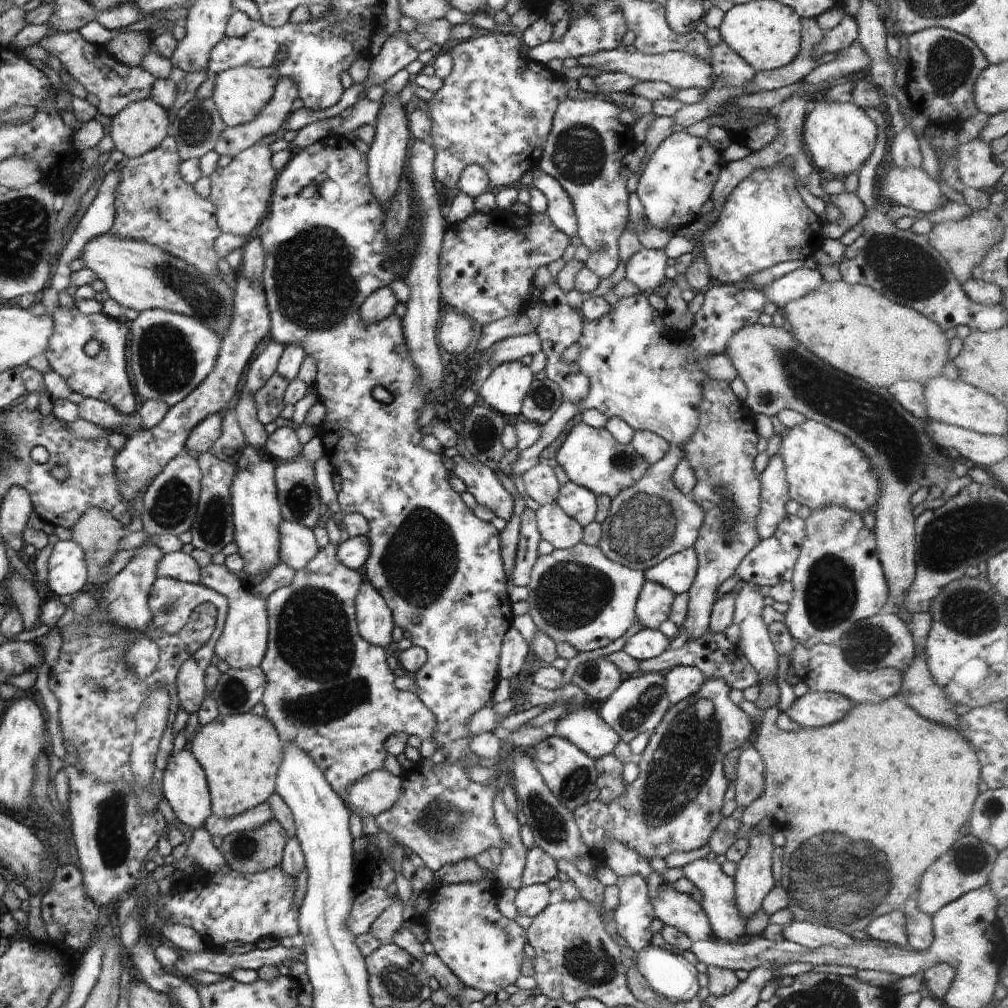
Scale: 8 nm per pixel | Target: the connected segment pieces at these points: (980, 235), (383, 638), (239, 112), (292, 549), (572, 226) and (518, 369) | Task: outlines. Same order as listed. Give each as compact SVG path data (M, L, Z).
M991 207L974 211L968 216L965 223L936 223L932 226L932 230L926 234L926 240L948 262L950 272L954 274L957 282L964 284L964 282L968 282L973 277L973 271L986 258L988 250L996 248L998 242L1002 240L1002 226L1000 226L998 214Z
M363 581L355 599L355 614L360 636L369 644L386 648L393 644L392 612L372 584Z
M252 66L232 68L221 74L213 75L215 86L212 100L216 104L220 120L226 127L239 126L254 120L254 116L272 99L279 78L272 67L252 68Z
M280 522L280 561L290 568L304 568L320 551L313 530L306 526L289 522Z
M536 172L531 187L540 190L547 200L546 214L560 232L569 238L577 235L574 204L566 190L546 172Z
M521 361L502 363L484 380L479 395L504 418L517 419L533 381L531 369Z

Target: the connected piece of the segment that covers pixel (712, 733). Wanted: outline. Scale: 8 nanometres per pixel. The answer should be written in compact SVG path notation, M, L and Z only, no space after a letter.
M708 678L696 694L668 708L646 750L636 759L640 775L620 798L610 804L588 801L572 812L584 844L601 853L608 840L620 840L648 863L672 852L708 845L714 828L724 818L721 810L729 786L723 772L724 756L755 736L752 719L732 703L730 692L724 678Z

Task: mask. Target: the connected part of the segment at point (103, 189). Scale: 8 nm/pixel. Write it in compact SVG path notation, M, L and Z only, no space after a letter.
M117 167L106 174L106 177L103 179L103 183L100 184L100 190L98 190L96 198L94 198L94 201L90 204L87 213L80 218L78 226L76 226L76 230L74 230L74 233L70 236L71 238L69 243L66 244L63 250L60 250L60 253L58 254L56 272L53 273L52 283L49 285L50 288L56 292L56 294L70 288L70 274L72 274L72 270L70 270L70 263L76 259L80 259L84 246L86 246L92 238L98 238L100 234L111 233L115 224L116 190L118 190L118 187L120 186L120 180L122 180L122 178L120 178L120 170L118 170Z

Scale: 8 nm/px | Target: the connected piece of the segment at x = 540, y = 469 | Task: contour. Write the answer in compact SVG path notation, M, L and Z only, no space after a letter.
M543 461L532 466L522 476L526 494L539 505L557 503L561 485L554 475L553 468Z

